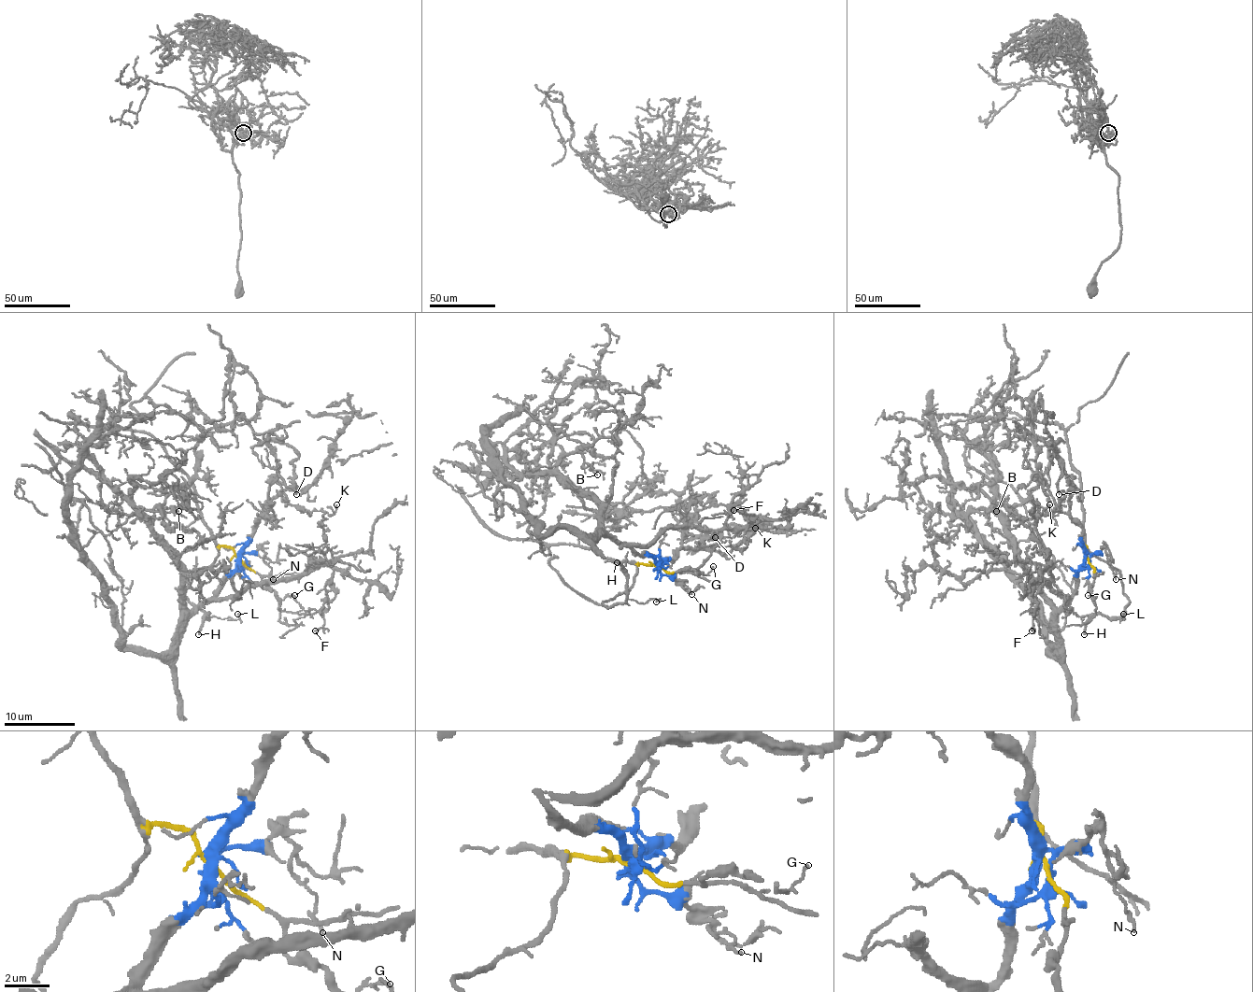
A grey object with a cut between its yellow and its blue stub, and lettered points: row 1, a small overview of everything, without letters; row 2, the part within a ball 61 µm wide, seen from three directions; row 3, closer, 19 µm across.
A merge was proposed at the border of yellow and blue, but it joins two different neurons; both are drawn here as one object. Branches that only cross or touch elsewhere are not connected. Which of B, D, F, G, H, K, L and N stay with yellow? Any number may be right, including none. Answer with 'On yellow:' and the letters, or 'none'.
On yellow: G, H, L

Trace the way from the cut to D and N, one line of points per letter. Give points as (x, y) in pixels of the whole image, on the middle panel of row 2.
D: (655, 565), (671, 559), (696, 519), (682, 503), (673, 510), (678, 528), (689, 539), (708, 533), (715, 537)
N: (655, 565), (662, 573), (675, 575), (683, 585), (682, 587), (692, 593)

